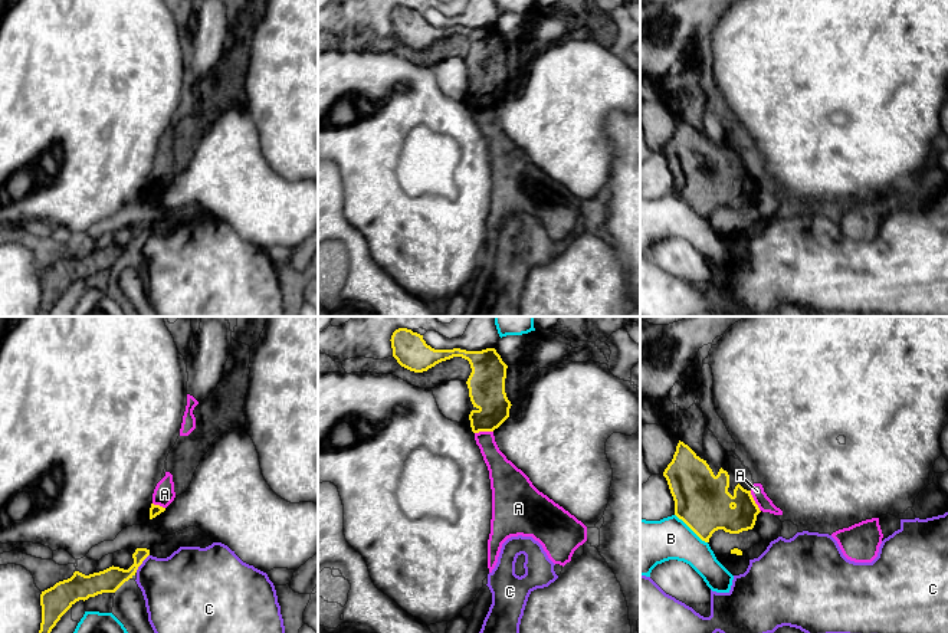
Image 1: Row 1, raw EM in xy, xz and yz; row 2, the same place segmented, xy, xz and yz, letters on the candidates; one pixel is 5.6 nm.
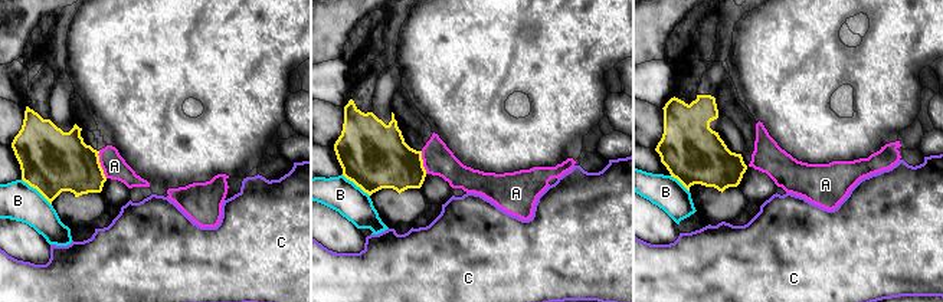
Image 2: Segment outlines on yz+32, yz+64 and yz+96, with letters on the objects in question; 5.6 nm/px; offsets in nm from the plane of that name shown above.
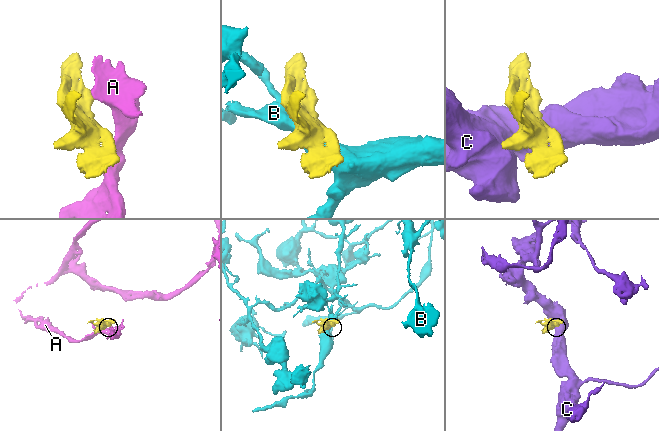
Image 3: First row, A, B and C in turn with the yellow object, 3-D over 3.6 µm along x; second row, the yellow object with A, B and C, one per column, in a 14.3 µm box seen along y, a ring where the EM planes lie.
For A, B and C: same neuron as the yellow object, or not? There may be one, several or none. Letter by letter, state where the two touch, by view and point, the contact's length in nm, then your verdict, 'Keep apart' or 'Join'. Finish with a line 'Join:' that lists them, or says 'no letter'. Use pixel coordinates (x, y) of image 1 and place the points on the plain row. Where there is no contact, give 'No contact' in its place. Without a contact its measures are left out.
A: Touches yellow at yz (754, 179). Shared border 130 nm. Keep apart
B: Touches yellow at yz (691, 206). Shared border 240 nm. Keep apart
C: Touches yellow at xy (141, 240). Shared border 130 nm. Keep apart
Join: no letter

